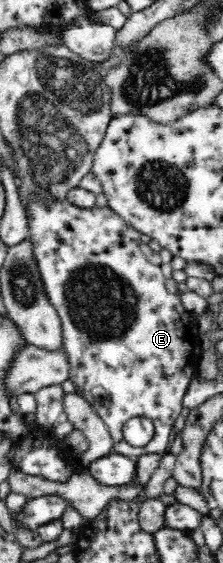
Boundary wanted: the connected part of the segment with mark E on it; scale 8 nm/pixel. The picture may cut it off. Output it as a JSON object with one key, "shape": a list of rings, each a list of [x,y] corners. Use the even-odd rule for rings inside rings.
{"shape":[[[32,195],[27,200],[27,207],[25,208],[27,213],[29,241],[32,243],[32,252],[34,253],[35,263],[38,265],[42,282],[44,283],[45,293],[47,294],[50,304],[56,309],[58,316],[62,323],[62,346],[63,351],[66,352],[68,357],[68,365],[70,369],[69,378],[76,385],[76,392],[81,394],[90,404],[93,410],[104,421],[104,424],[110,431],[110,436],[113,440],[112,452],[120,453],[124,456],[144,456],[144,454],[160,454],[176,449],[177,445],[170,445],[170,432],[174,428],[174,422],[176,418],[180,416],[182,410],[182,398],[190,382],[192,382],[192,376],[197,373],[192,370],[194,366],[197,366],[196,352],[191,352],[191,342],[194,342],[192,338],[196,338],[196,317],[192,315],[189,310],[181,301],[180,294],[172,294],[168,292],[164,285],[164,275],[160,266],[154,265],[149,262],[142,254],[140,249],[140,234],[132,226],[128,225],[116,212],[113,212],[108,207],[98,207],[94,205],[92,208],[78,208],[70,201],[54,201],[53,203],[46,203],[42,201],[38,195]],[[139,416],[140,418],[150,418],[154,425],[154,435],[152,439],[145,446],[136,447],[130,445],[122,435],[122,428],[124,424]]]}

